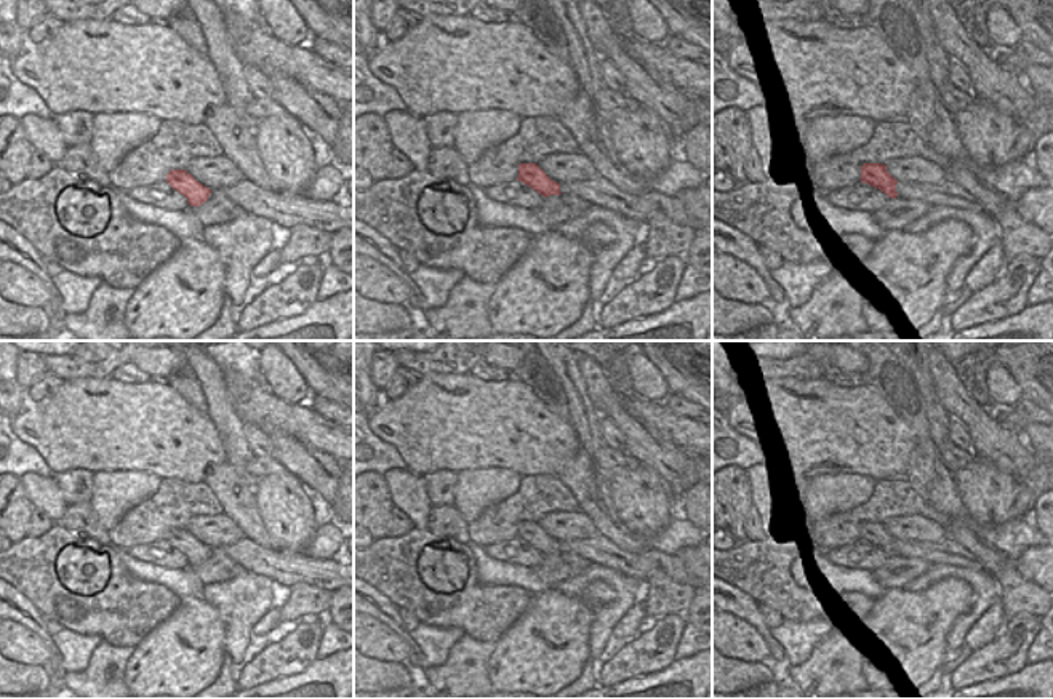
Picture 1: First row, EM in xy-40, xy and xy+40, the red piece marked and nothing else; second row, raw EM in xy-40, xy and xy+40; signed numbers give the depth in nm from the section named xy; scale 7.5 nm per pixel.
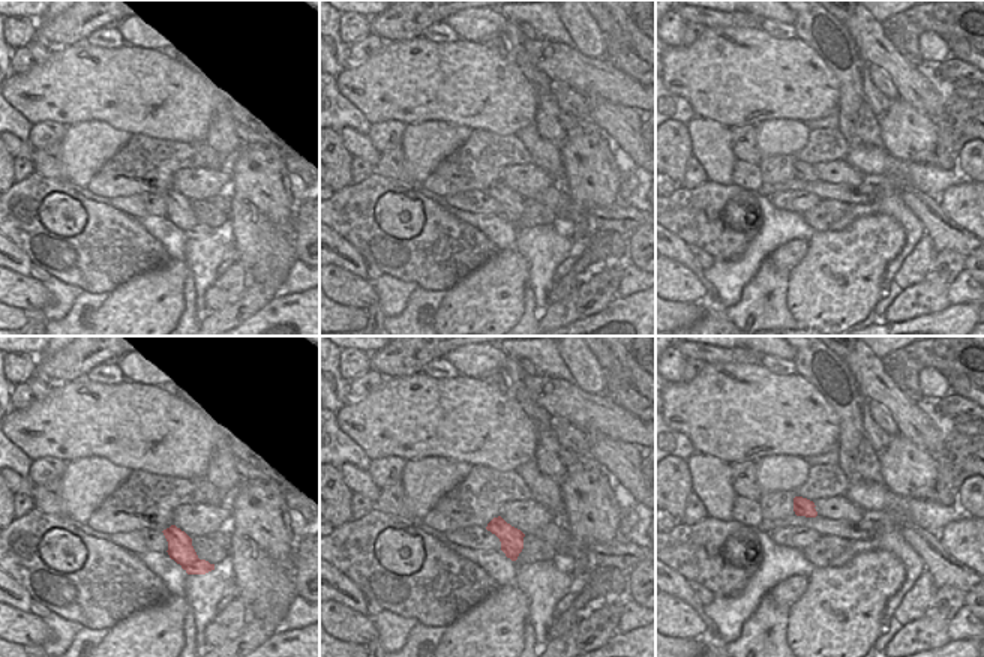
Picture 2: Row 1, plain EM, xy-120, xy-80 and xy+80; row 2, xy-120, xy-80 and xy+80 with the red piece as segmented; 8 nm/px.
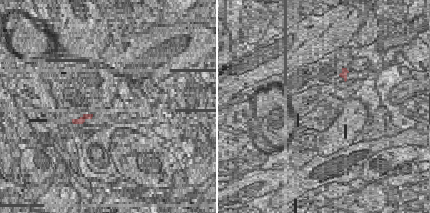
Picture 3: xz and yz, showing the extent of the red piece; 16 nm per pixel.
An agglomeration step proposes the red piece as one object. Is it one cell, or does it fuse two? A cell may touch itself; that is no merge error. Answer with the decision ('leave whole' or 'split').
leave whole

